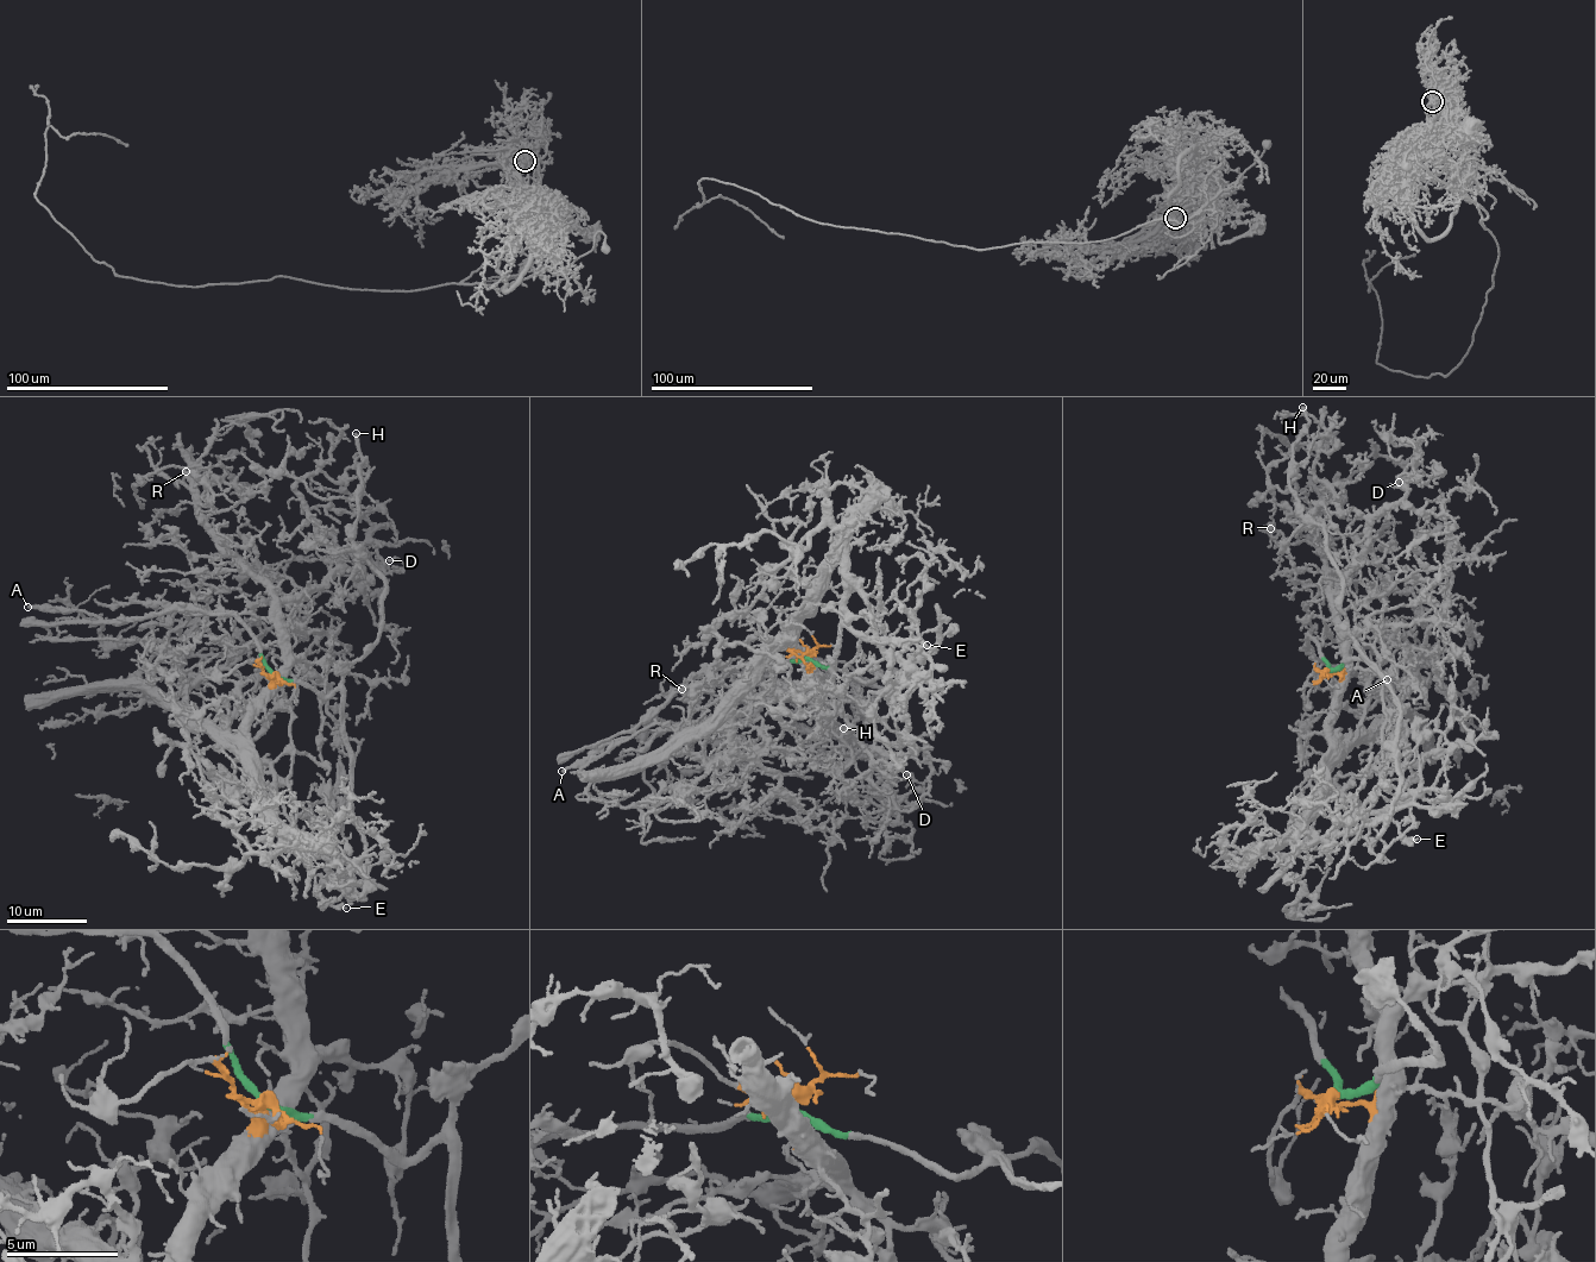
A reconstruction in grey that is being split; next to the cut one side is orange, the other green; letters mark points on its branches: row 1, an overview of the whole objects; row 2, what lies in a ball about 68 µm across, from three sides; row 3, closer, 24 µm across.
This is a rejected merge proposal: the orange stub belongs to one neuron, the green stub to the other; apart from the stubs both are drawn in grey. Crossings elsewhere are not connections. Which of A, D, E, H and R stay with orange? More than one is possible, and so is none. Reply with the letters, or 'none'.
D, E, R

